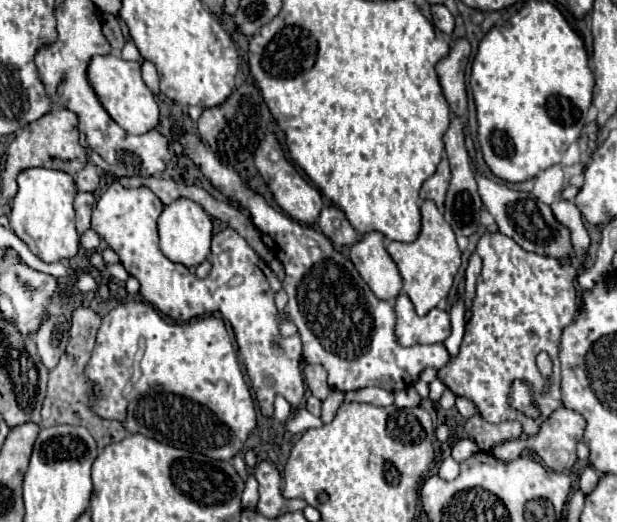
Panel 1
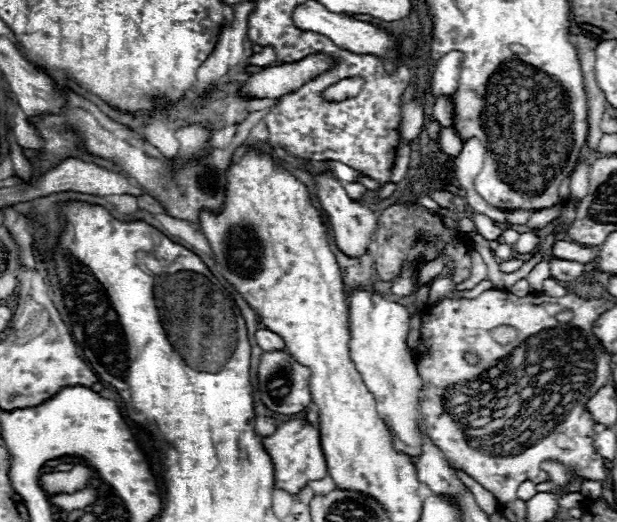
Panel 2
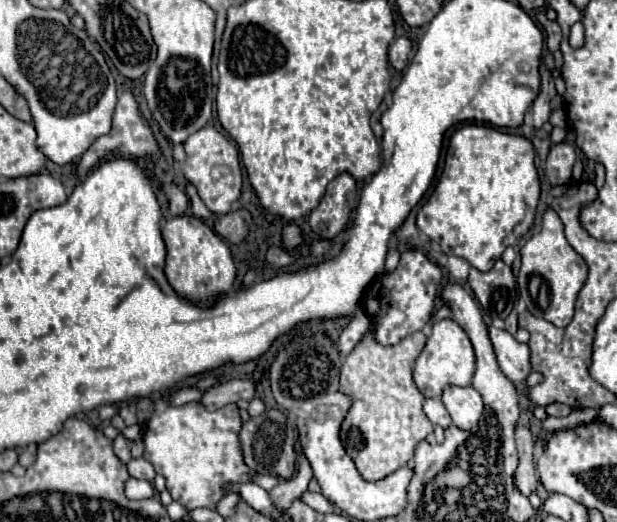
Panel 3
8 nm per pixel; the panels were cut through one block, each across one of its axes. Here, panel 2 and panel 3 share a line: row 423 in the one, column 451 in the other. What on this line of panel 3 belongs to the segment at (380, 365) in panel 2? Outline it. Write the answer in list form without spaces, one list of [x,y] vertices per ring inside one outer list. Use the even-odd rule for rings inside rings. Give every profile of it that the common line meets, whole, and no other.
[[[446,386],[442,402],[462,430],[470,430],[482,416],[482,396],[472,386]]]

